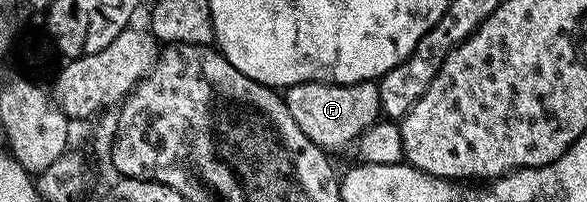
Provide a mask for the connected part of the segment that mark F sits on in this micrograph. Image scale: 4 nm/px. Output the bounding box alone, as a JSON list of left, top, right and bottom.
[284,81,382,151]

